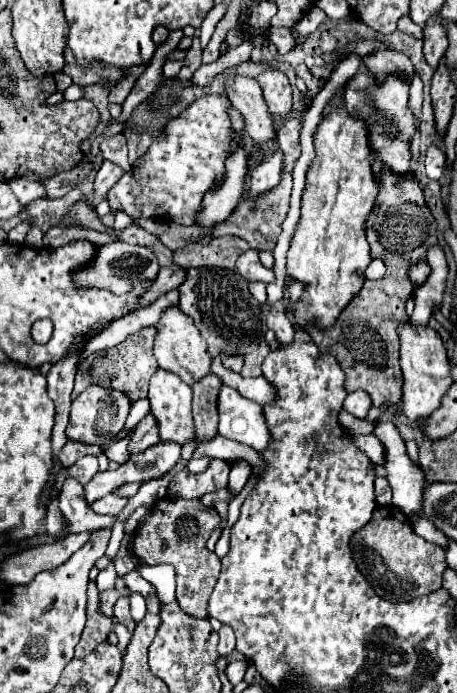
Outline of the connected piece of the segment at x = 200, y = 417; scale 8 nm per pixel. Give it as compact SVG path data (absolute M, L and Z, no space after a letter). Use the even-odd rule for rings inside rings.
M208 374L200 382L192 386L194 390L194 428L197 444L210 442L218 434L218 392L222 388L222 380L216 374Z

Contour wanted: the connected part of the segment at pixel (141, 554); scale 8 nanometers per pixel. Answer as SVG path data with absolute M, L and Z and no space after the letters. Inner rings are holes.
M162 498L152 506L152 516L142 524L142 528L134 534L134 556L138 556L146 564L172 564L176 568L176 602L180 608L196 618L206 618L206 606L210 600L210 594L216 586L218 574L220 574L220 558L206 550L206 540L210 532L220 524L220 516L214 508L206 508L200 500L182 500L182 498ZM162 542L168 544L166 550L162 550Z

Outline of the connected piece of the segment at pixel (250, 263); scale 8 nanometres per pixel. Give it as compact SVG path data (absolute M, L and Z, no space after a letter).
M250 248L246 252L242 252L236 260L236 270L240 272L242 278L246 280L262 280L266 284L270 284L274 280L274 272L266 270L262 264L260 264L260 258L258 258L258 250Z

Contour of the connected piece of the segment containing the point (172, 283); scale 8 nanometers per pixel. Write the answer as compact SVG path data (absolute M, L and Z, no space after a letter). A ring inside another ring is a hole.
M172 266L172 268L160 268L156 280L152 282L150 290L140 298L142 308L148 308L160 294L166 294L172 288L178 288L184 282L186 268L184 266Z

